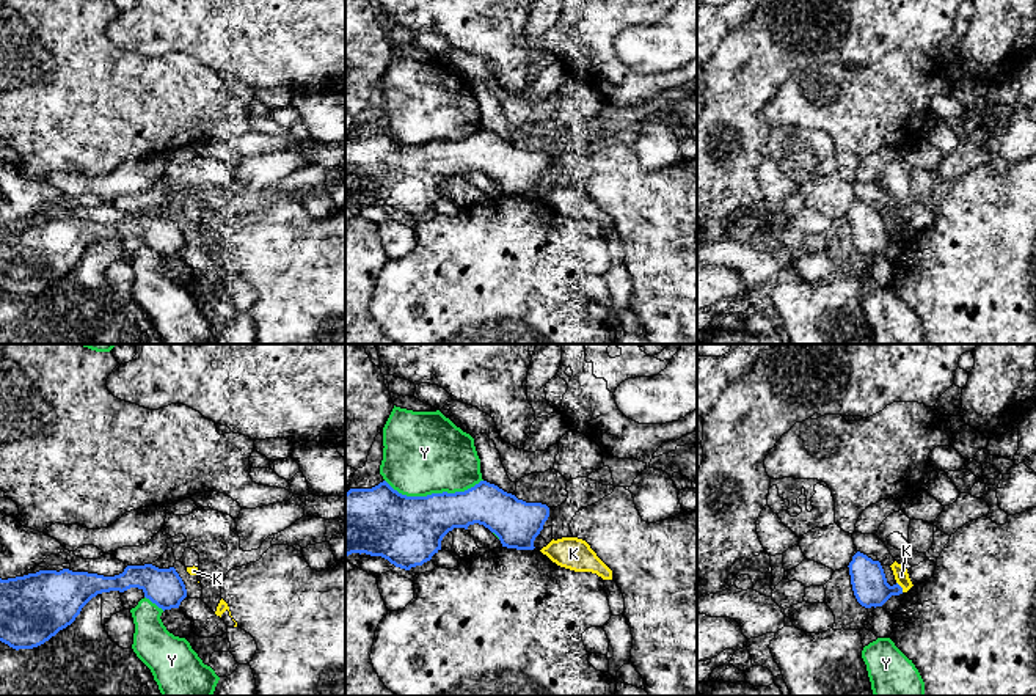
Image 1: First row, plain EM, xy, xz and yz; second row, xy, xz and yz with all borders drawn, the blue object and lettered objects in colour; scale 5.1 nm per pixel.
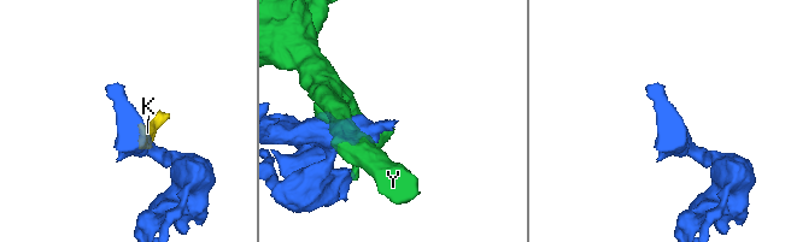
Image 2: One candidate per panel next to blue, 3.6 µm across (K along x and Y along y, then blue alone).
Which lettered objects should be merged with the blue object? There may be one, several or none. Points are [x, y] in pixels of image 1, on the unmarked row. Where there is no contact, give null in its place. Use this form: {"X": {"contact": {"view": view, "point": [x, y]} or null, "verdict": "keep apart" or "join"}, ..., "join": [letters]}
{"K": {"contact": {"view": "yz", "point": [900, 234]}, "verdict": "keep apart"}, "Y": {"contact": {"view": "xz", "point": [434, 142]}, "verdict": "keep apart"}, "join": []}

